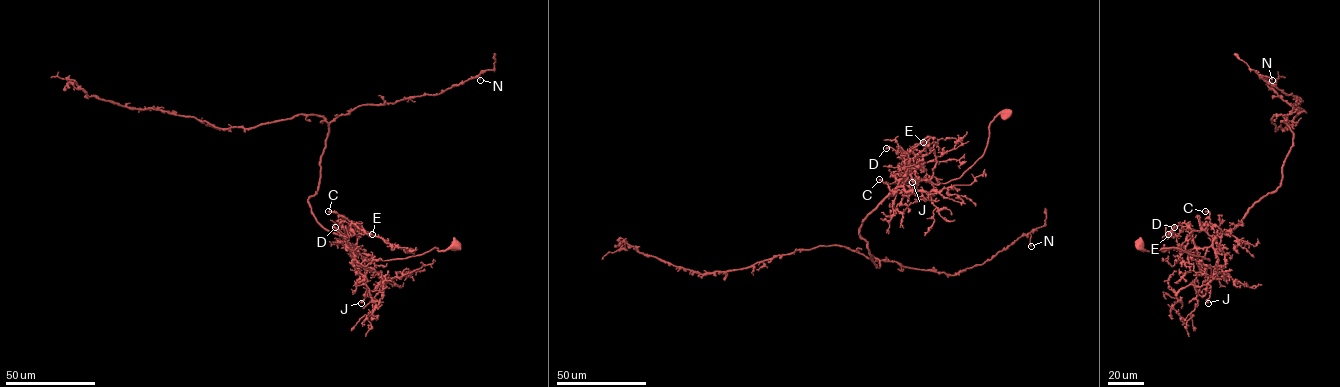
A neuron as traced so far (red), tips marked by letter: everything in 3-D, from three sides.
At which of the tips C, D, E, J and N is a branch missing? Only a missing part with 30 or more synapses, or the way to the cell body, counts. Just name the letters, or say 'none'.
E

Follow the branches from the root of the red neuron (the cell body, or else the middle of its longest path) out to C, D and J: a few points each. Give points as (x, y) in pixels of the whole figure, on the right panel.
C: (1141, 245), (1148, 251), (1177, 248), (1209, 260), (1203, 258), (1212, 240), (1205, 230), (1210, 221), (1205, 211)
D: (1141, 245), (1140, 249), (1148, 251), (1177, 248), (1209, 260), (1203, 258), (1205, 247), (1180, 250), (1174, 227)
J: (1141, 245), (1148, 251), (1177, 248), (1209, 260), (1203, 257), (1211, 246), (1217, 262), (1208, 279), (1208, 303)

